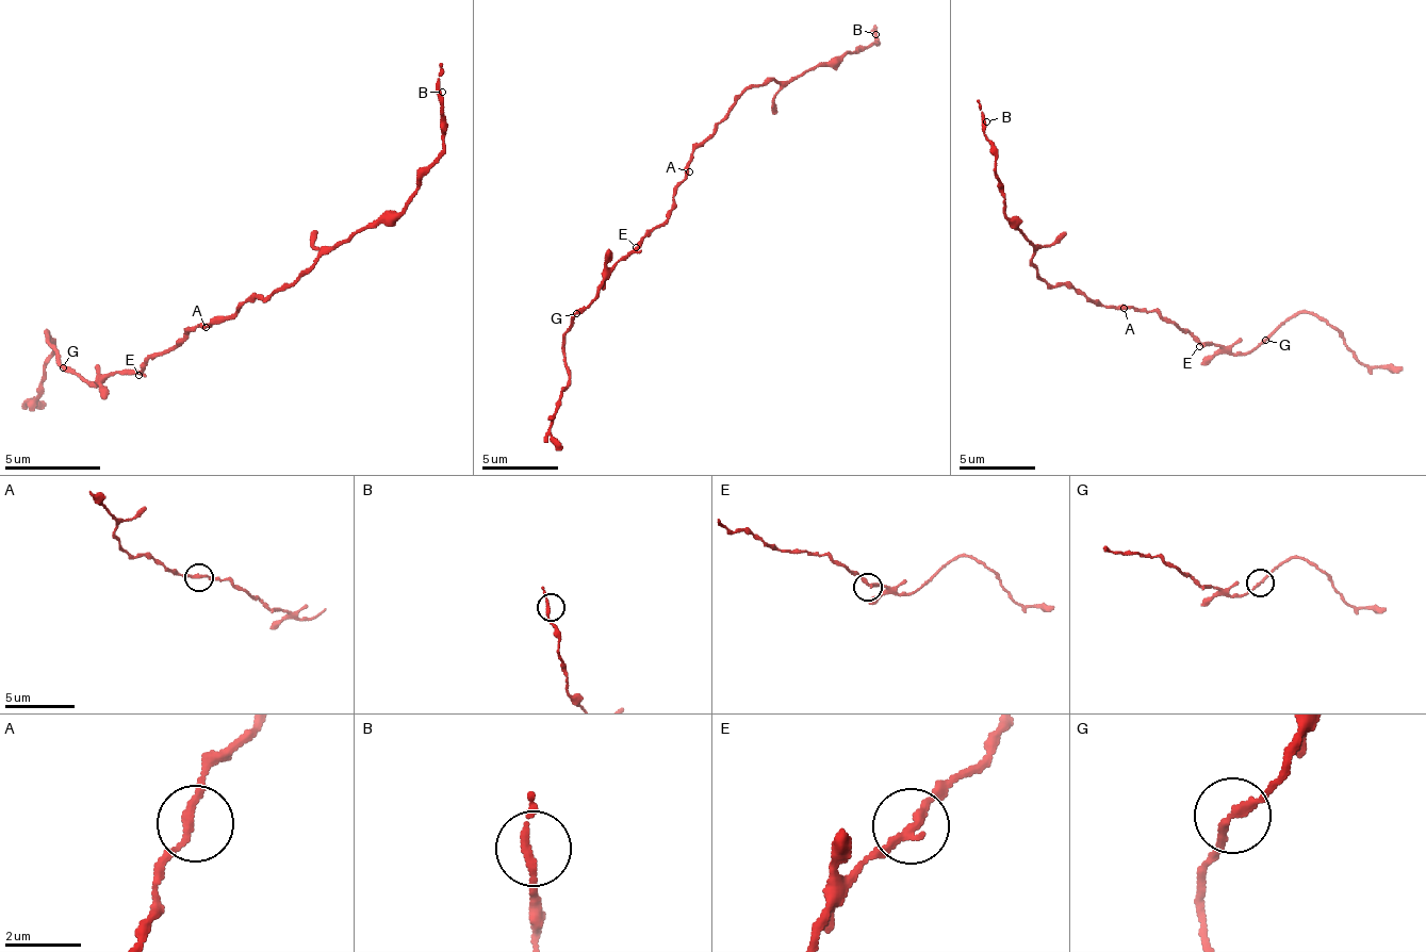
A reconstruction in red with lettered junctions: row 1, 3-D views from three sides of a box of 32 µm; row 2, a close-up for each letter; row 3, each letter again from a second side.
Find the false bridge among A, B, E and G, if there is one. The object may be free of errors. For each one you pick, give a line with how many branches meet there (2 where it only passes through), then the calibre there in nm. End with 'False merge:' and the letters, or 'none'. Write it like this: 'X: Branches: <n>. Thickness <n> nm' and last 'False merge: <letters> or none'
False merge: none

